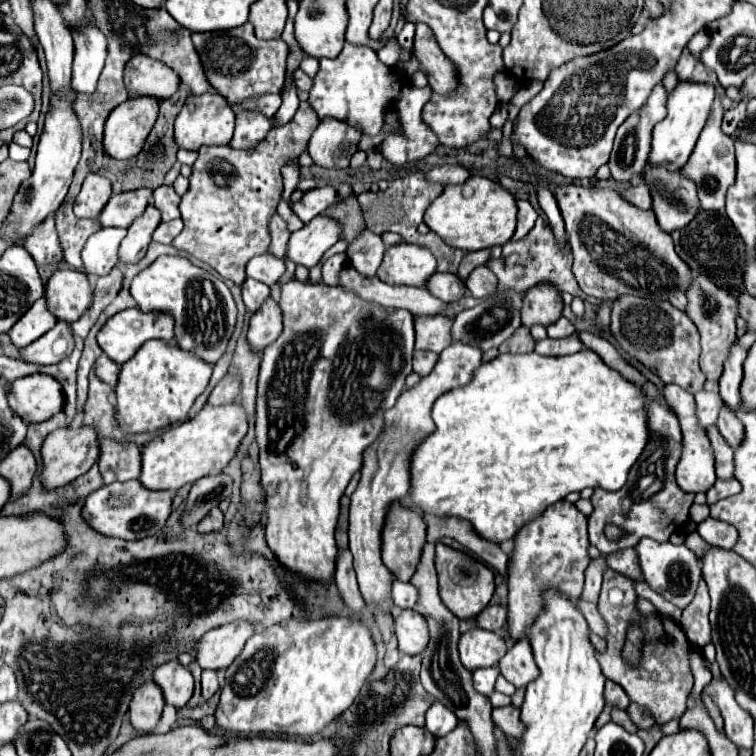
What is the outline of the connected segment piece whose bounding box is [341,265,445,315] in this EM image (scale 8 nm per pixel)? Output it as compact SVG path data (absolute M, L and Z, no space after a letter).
M343 265L341 271L341 287L355 291L359 297L367 301L375 301L385 307L407 309L413 315L435 315L439 313L445 303L433 297L427 289L413 289L413 287L395 287L379 281L373 277L371 281L361 277L351 265Z

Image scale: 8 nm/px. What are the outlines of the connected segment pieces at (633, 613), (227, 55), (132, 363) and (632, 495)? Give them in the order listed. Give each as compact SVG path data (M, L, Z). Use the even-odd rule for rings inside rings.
M607 569L603 575L603 587L599 595L599 613L607 625L605 639L605 651L597 649L597 661L601 665L601 671L607 679L615 681L625 689L631 703L637 703L639 707L647 709L649 715L655 719L655 723L667 723L675 717L677 709L687 709L685 701L693 687L693 673L691 673L691 645L681 629L681 625L661 613L649 613L643 615L637 609L637 593L635 593L635 581L623 573L617 573L613 569ZM609 589L621 589L625 593L625 599L621 605L611 605L607 595ZM637 623L643 629L643 647L641 647L641 661L637 665L627 663L623 653L623 645L627 639L629 629Z
M251 23L227 31L193 33L191 39L199 53L207 81L229 103L237 105L255 95L281 93L285 81L285 59L287 59L287 45L283 39L261 41L255 37Z
M147 341L135 357L131 357L127 363L121 365L119 373L119 383L115 387L117 393L117 421L125 433L147 433L147 431L157 431L161 427L167 427L175 421L185 421L187 413L193 405L193 401L205 391L209 379L213 373L213 365L201 361L195 357L195 353L187 353L179 349L173 343L165 341Z
M645 395L645 413L647 413L647 429L649 441L629 471L627 483L619 491L595 489L591 495L593 513L589 515L589 541L601 553L613 553L619 549L635 547L643 537L651 537L655 541L667 541L671 533L681 531L689 521L689 507L693 505L693 493L685 493L675 483L675 467L681 459L683 435L679 429L679 419L667 403L661 403L649 395ZM607 523L619 525L629 535L619 541L609 541L603 533Z

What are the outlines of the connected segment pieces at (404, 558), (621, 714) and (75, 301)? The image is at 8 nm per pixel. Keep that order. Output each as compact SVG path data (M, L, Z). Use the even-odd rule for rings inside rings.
M393 503L383 527L383 563L393 571L399 581L409 581L419 565L419 557L425 545L427 523L425 519Z
M611 709L611 721L613 723L617 723L617 725L621 725L623 729L627 729L629 733L635 733L637 731L637 727L635 725L631 725L631 719L627 717L627 713L623 711L623 709Z
M55 271L45 287L49 311L67 323L77 321L93 303L93 285L81 271Z

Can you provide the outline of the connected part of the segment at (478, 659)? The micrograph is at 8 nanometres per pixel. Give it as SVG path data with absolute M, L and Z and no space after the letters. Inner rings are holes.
M479 627L463 633L459 639L461 663L469 671L497 665L499 659L507 653L507 649L509 649L509 645L499 633L485 631Z

